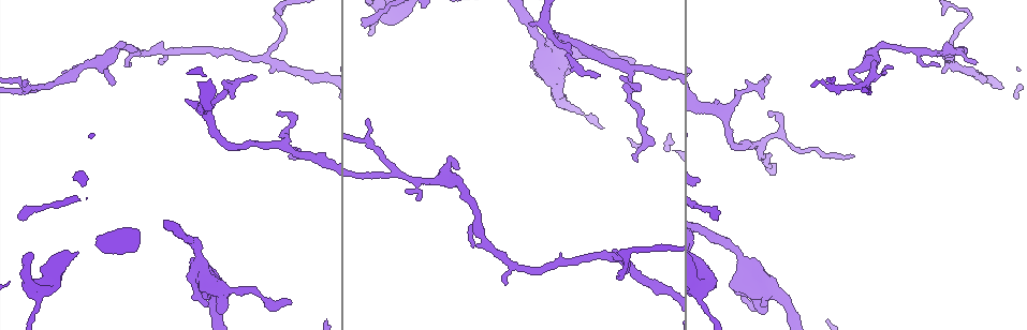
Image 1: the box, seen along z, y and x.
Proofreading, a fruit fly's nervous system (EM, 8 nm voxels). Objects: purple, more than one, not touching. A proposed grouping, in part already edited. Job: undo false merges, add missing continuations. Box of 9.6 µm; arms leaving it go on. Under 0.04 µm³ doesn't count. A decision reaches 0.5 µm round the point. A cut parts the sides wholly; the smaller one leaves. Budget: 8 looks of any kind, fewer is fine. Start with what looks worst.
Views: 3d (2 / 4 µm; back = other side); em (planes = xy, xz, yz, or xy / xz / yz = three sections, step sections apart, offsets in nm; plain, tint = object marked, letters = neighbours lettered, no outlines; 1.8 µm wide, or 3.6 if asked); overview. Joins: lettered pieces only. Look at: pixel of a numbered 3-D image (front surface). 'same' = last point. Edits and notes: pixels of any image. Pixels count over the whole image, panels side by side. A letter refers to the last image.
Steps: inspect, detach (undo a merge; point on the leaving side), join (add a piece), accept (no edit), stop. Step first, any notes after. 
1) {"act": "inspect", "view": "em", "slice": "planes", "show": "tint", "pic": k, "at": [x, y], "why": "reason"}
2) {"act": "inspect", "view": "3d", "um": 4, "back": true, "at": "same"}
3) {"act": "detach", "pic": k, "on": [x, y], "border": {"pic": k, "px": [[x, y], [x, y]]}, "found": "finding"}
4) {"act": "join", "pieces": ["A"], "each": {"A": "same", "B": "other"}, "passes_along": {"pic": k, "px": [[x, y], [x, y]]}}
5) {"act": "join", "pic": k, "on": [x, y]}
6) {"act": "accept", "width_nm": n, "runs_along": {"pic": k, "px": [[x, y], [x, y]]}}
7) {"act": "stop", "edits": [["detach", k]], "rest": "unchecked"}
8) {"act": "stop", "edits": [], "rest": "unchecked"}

{"act": "inspect", "view": "em", "slice": "planes", "show": "letters", "pic": 1, "at": [600, 74], "why": "tapers out"}

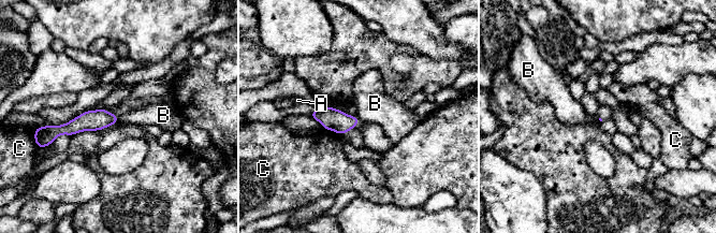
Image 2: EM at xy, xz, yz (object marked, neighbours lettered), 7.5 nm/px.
{"act": "accept", "each": {"A": "other", "B": "other", "C": "other"}, "border": {"pic": 2, "px": [[119, 118], [117, 121]]}, "found": "none of them fits"}

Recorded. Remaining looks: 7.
{"act": "inspect", "view": "3d", "um": 2, "pic": 1, "at": [863, 83], "why": "three arms meet"}

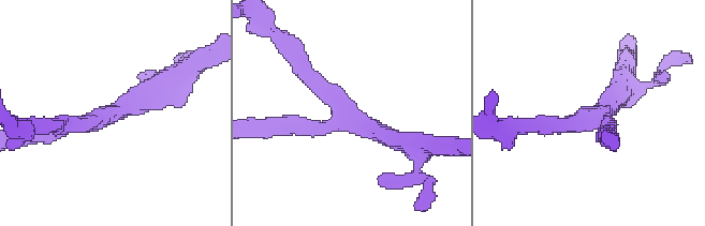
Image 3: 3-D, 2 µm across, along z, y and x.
{"act": "inspect", "view": "em", "slice": "planes", "show": "tint", "pic": 3, "at": [344, 113], "arms": 3, "why": "shape alone is not enough"}

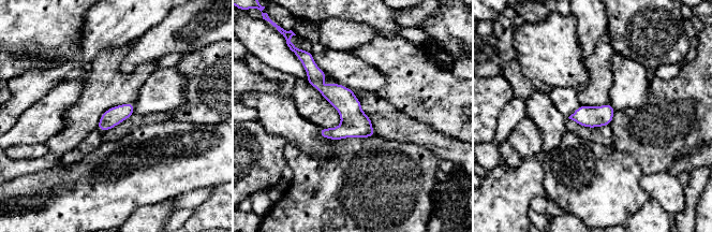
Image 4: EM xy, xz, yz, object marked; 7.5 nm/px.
{"act": "inspect", "view": "em", "slice": "planes", "show": "letters", "at": "same"}

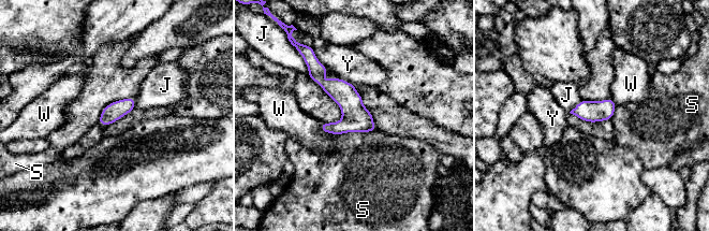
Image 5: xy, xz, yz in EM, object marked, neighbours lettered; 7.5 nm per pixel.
{"act": "accept", "each": {"J": "other", "S": "other", "W": "other", "Y": "other"}, "runs_along": {"pic": 5, "px": [[313, 62], [316, 77], [371, 128]]}, "found": "all the same neuron"}

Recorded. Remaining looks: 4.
{"act": "inspect", "view": "3d", "um": 4, "pic": 1, "at": [205, 276], "why": "arms part here"}

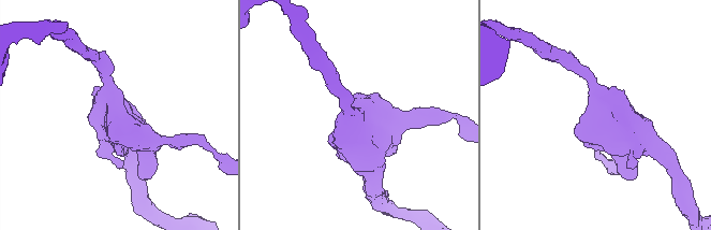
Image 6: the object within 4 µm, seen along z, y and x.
{"act": "inspect", "view": "em", "slice": "planes", "show": "letters", "pic": 6, "at": [360, 117]}

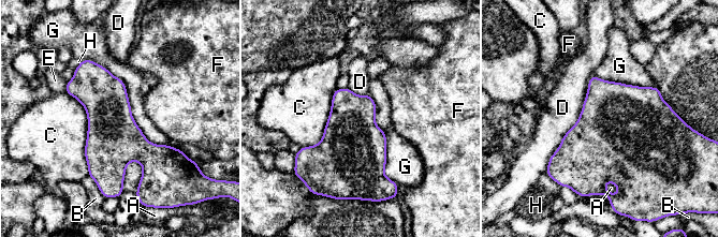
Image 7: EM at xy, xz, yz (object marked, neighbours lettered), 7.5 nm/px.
{"act": "accept", "each": {"A": "other", "B": "other", "C": "other", "D": "other", "E": "other", "F": "other", "G": "other", "H": "other"}, "border": {"pic": 7, "px": [[81, 60], [167, 145]]}, "found": "continuous, no second neuron"}

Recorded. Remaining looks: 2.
{"act": "inspect", "view": "em", "slice": "yz", "step": 8, "show": "letters", "pic": 1, "at": [289, 302], "why": "branch stops here"}

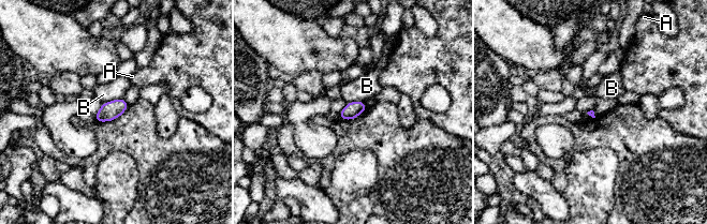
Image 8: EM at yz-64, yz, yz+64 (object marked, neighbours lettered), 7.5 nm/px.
{"act": "accept", "each": {"A": "other", "B": "other"}, "border": {"pic": 8, "px": [[123, 98], [102, 103]]}, "found": "none of them fits"}

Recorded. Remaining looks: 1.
{"act": "stop", "edits": [], "rest": "unchecked"}

